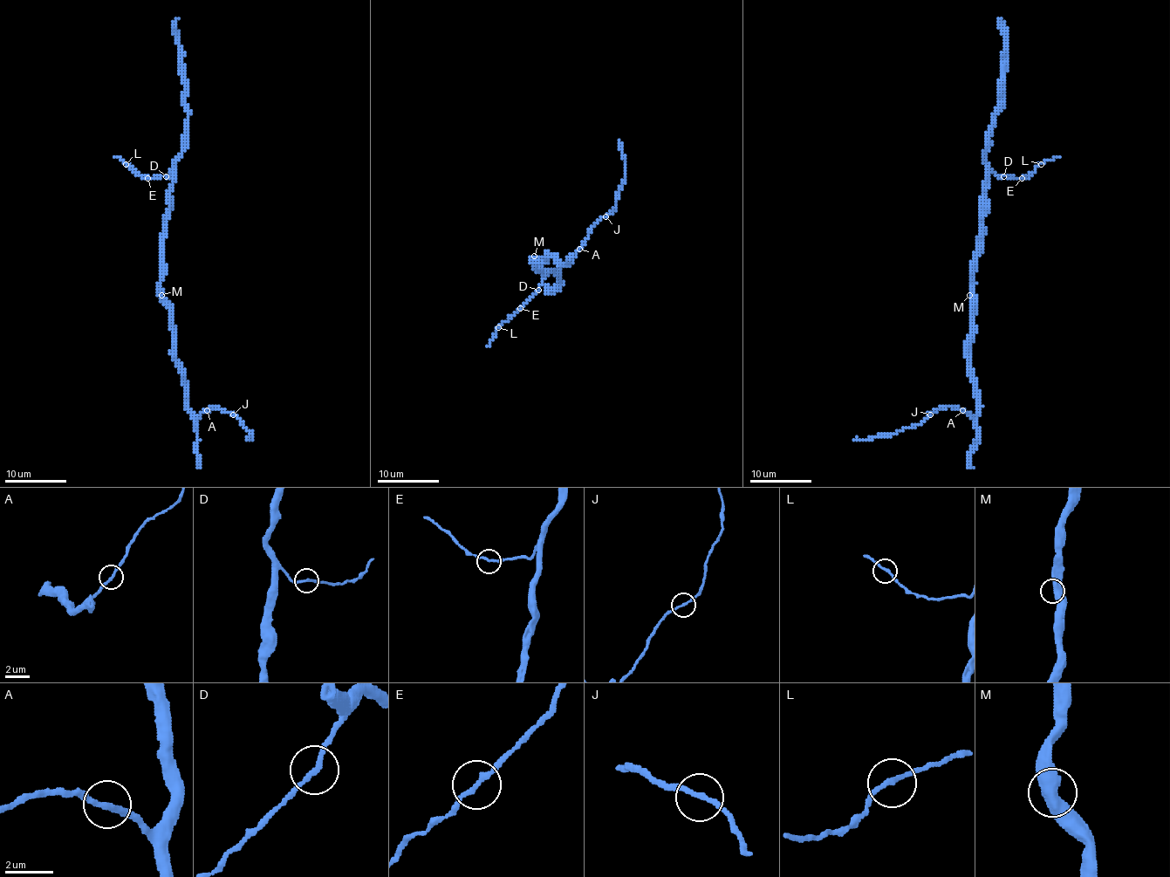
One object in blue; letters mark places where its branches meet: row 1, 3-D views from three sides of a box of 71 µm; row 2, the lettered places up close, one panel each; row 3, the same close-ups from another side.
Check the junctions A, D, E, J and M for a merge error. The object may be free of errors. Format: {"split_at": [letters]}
{"split_at": []}

